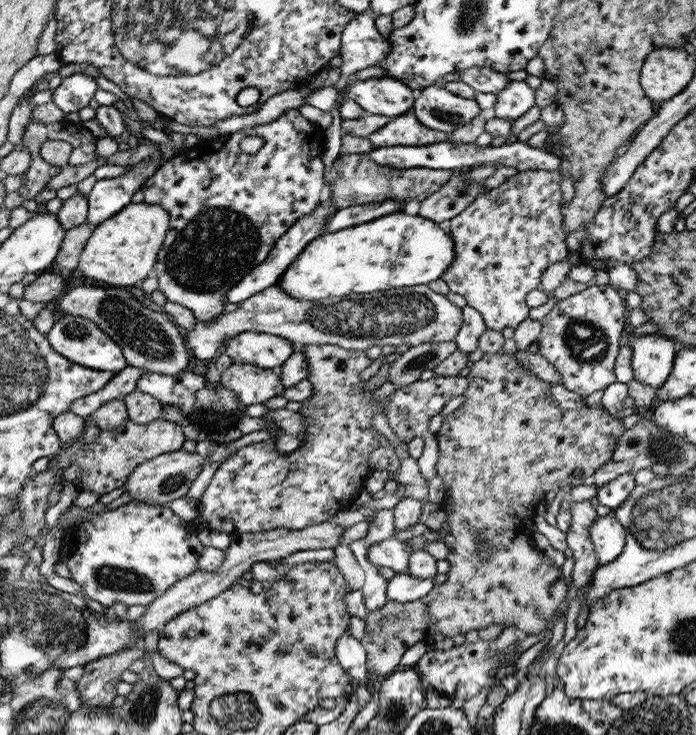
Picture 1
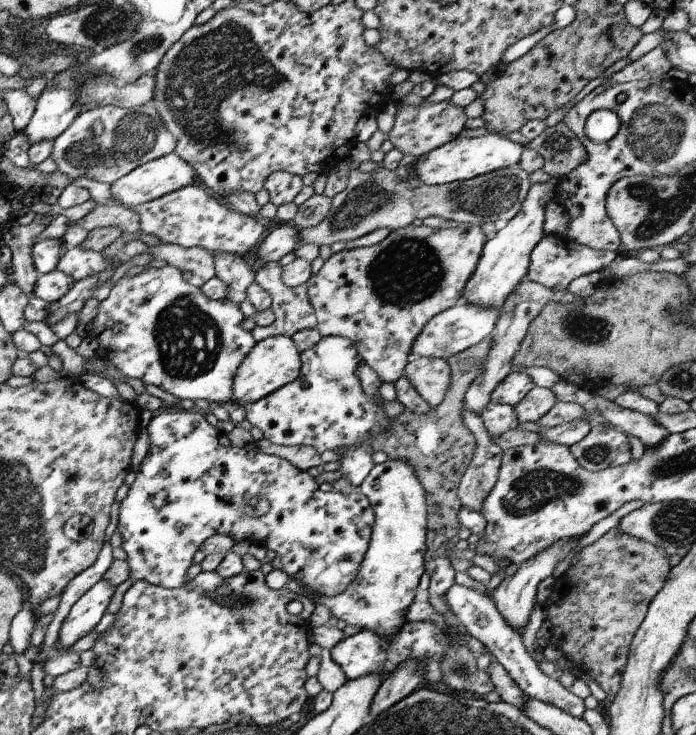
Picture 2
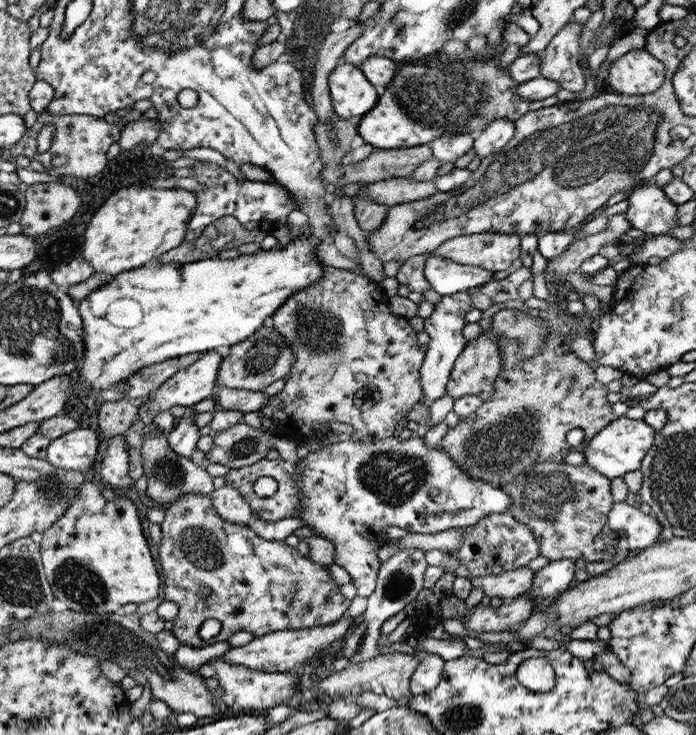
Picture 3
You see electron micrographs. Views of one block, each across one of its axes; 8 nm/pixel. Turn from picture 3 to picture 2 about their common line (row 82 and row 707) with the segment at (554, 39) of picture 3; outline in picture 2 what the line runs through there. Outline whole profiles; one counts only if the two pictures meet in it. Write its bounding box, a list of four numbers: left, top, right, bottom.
[443,583,584,717]

